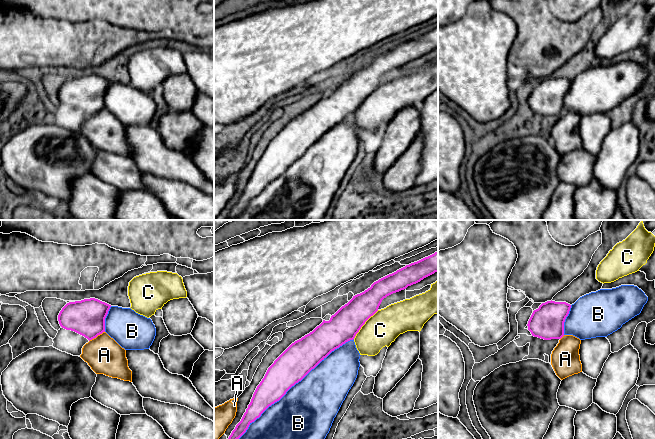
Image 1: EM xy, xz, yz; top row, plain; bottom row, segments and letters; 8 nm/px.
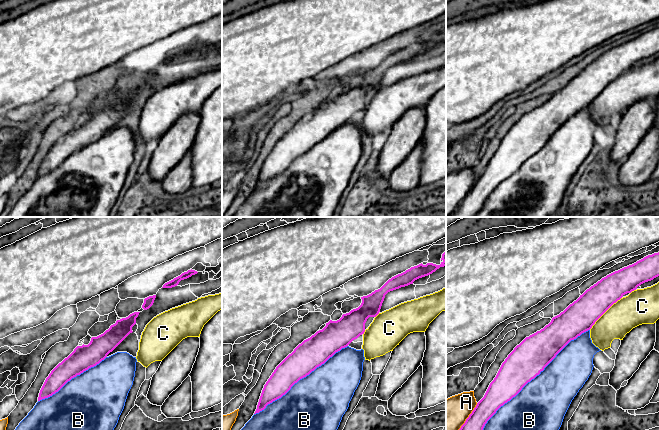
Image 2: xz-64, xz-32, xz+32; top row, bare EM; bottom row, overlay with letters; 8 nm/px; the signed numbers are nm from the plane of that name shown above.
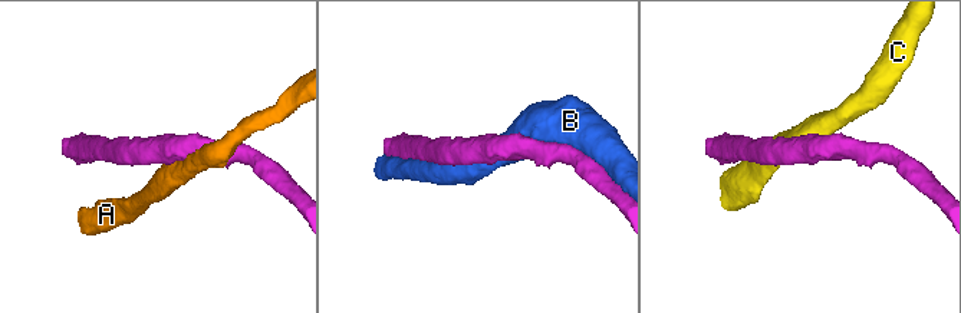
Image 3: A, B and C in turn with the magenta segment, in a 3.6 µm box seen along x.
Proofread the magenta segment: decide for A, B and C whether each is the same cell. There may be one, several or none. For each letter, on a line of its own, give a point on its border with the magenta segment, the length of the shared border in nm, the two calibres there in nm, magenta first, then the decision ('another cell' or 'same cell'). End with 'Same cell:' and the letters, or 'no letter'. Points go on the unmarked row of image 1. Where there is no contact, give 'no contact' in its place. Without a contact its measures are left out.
A: contact xy (96, 112); length 150 nm; calibres 280 and 300 nm; another cell
B: contact xz (289, 164); length 1300 nm; calibres 260 and 460 nm; same cell
C: contact xz (364, 99); length 300 nm; calibres 240 and 260 nm; another cell
Same cell: B

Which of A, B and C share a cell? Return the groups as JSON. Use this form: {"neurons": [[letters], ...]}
{"neurons": [["A"], ["B"], ["C"]]}

